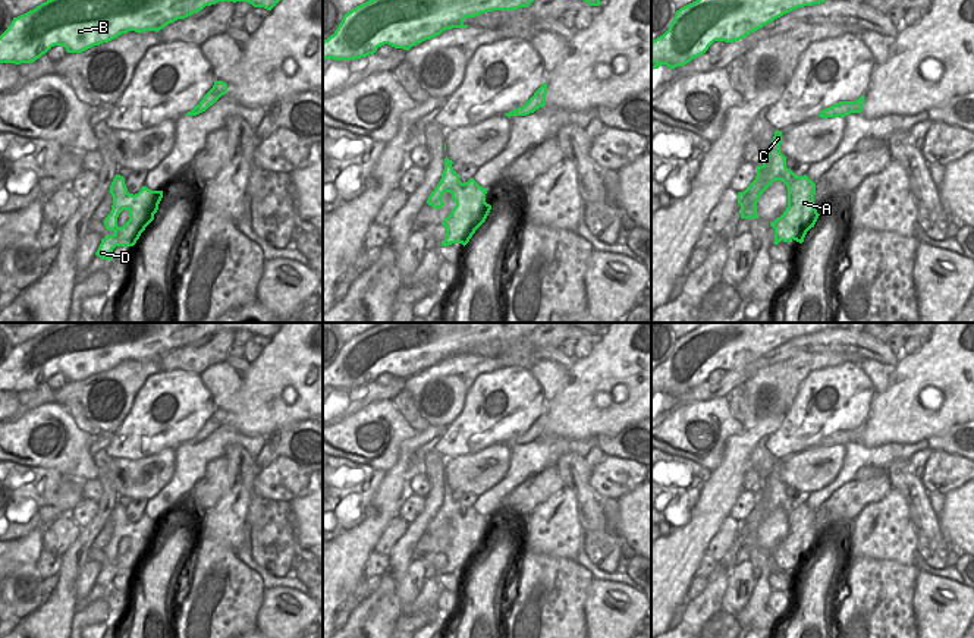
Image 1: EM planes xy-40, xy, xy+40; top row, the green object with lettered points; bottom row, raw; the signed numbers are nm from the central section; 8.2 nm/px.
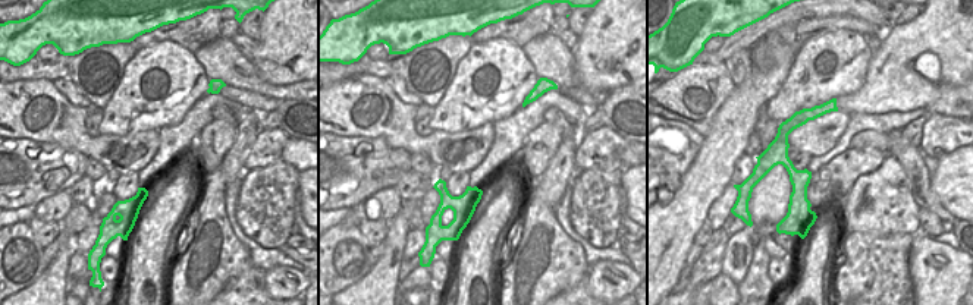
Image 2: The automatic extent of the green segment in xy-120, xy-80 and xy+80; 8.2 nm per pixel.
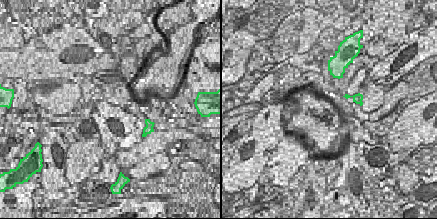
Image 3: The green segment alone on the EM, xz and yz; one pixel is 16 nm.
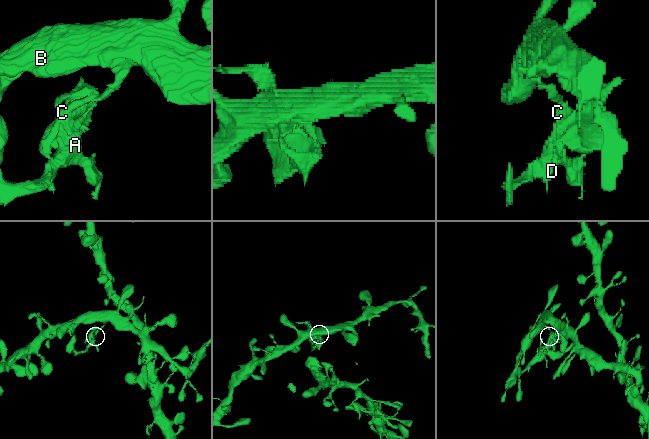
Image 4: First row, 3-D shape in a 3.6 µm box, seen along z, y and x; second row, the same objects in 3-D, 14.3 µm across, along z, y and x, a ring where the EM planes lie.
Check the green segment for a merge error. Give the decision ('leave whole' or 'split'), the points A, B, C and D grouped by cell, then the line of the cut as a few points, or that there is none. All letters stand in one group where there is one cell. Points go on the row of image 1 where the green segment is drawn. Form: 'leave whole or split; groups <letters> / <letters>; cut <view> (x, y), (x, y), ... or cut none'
split; groups A C D / B; cut xy-40 (213, 87), (217, 98)

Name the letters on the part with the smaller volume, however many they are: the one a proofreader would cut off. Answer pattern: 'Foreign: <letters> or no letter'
Foreign: A, C, D

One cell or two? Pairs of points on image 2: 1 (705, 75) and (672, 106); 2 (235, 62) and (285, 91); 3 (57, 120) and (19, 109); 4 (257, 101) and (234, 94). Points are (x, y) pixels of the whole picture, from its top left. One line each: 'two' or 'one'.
1: one
2: one
3: one
4: one

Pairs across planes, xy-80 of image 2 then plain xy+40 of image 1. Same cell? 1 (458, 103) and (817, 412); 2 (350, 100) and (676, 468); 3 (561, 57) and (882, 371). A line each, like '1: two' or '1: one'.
1: one
2: two
3: one

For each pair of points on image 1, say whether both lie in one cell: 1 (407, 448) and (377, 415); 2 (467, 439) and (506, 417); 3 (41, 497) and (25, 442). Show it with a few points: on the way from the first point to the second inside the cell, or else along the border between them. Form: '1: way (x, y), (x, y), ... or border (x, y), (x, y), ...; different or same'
1: border (417, 433), (401, 443), (398, 459), (385, 471); different
2: way (477, 428), (489, 417), (496, 417); same
3: border (15, 462), (53, 468), (63, 478); different

